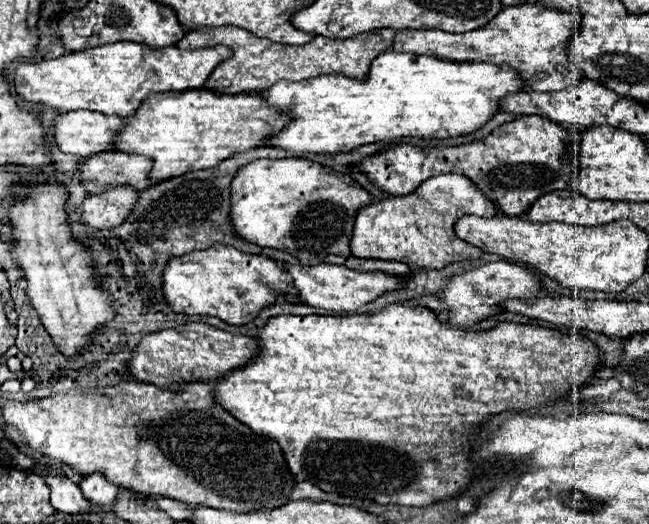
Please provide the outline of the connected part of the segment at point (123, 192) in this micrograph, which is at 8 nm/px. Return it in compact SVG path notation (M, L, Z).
M108 187L100 195L88 195L82 203L80 223L94 229L112 229L130 215L138 199L138 191L132 187Z

